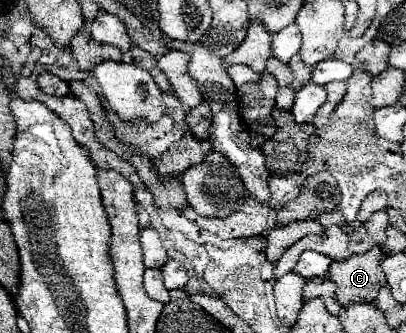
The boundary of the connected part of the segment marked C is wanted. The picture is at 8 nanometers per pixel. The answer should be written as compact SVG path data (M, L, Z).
M376 246L366 254L352 254L342 262L332 262L330 278L338 284L336 300L342 306L352 302L374 302L382 286L386 286L386 274L380 268L382 248Z

